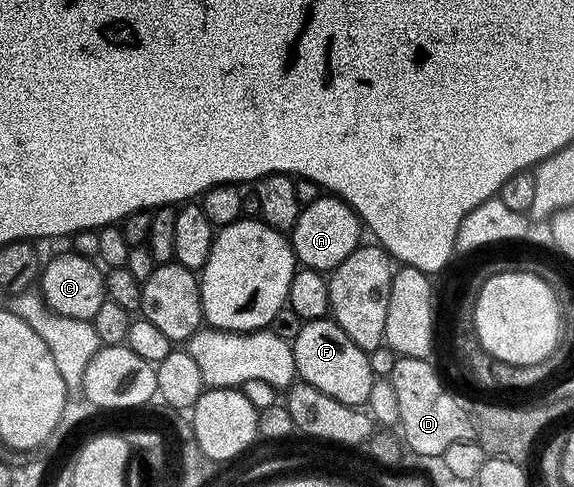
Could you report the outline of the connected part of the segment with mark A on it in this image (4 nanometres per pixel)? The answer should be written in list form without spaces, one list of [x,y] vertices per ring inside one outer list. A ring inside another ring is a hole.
[[[322,196],[314,200],[314,204],[301,209],[296,226],[290,232],[292,253],[295,254],[296,261],[301,267],[330,272],[361,245],[360,230],[362,234],[360,217],[341,198]]]

